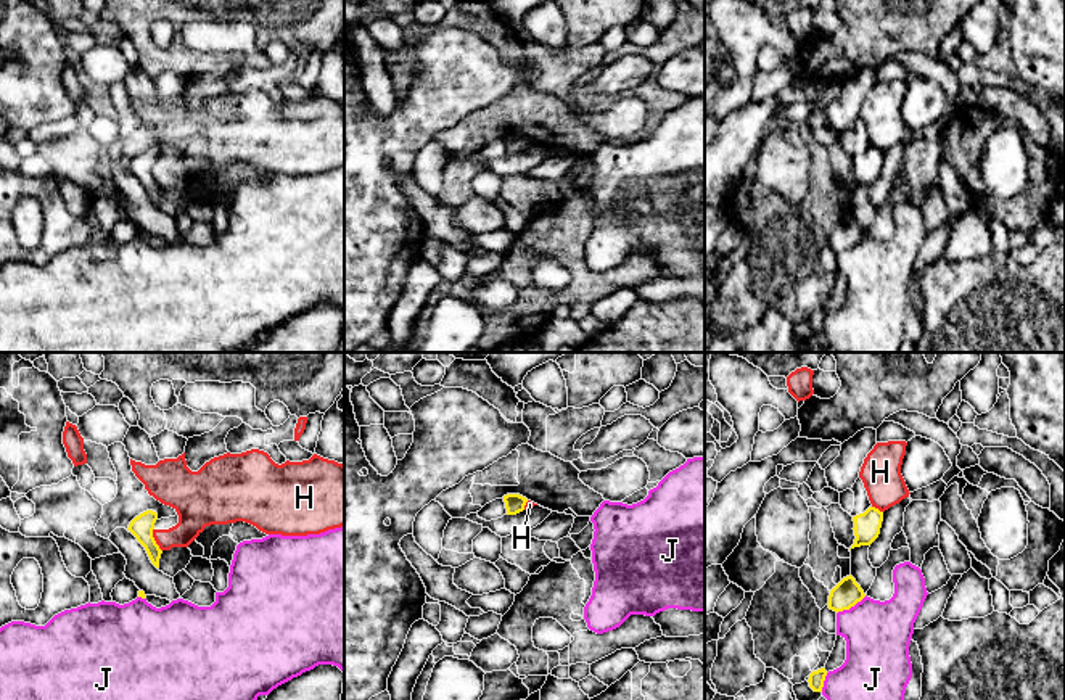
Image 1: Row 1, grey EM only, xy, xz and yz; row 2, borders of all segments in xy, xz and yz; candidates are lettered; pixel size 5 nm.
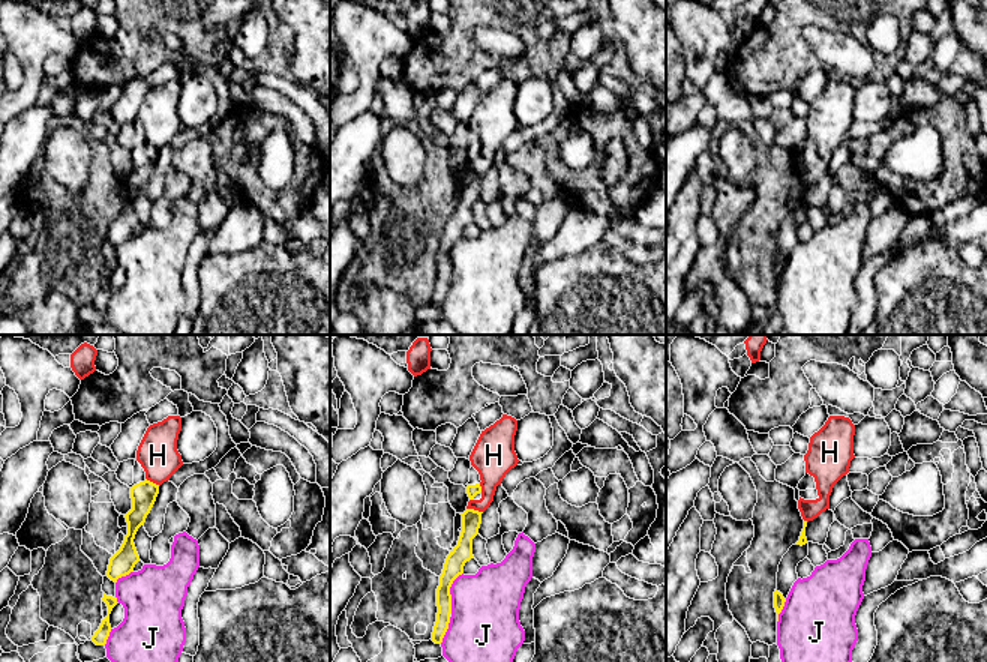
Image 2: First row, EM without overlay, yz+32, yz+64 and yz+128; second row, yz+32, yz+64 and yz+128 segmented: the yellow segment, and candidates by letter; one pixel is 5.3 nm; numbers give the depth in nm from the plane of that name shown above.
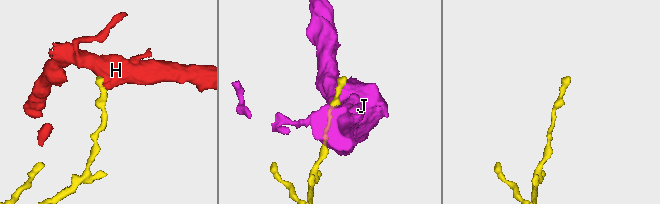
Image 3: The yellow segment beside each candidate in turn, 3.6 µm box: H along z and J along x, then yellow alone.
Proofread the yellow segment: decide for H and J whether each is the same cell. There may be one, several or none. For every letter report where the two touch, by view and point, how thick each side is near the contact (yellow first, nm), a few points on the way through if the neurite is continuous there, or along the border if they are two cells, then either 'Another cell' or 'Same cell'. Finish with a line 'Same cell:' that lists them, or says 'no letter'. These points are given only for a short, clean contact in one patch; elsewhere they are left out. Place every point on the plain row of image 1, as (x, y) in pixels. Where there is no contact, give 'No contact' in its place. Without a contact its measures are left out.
H: Touches yellow at xy (153, 179). Thickness 120 nm (yellow) against 180 nm. Boundary: xy (153, 168), (153, 177), (161, 190). Another cell
J: Touches yellow at yz (851, 245). Thickness 140 nm (yellow) against 320 nm. Another cell
Same cell: no letter

